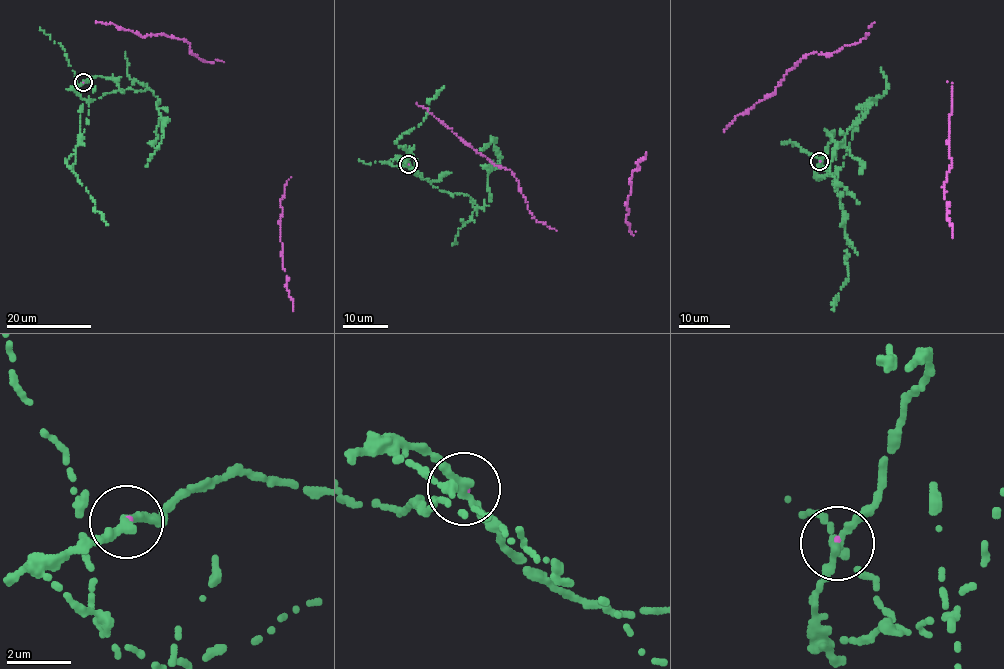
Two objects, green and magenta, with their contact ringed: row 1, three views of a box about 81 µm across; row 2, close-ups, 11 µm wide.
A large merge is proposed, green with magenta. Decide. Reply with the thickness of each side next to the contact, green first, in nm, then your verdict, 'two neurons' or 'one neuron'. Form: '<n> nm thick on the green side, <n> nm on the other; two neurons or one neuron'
280 nm thick on the green side, 90 nm on the other; two neurons

